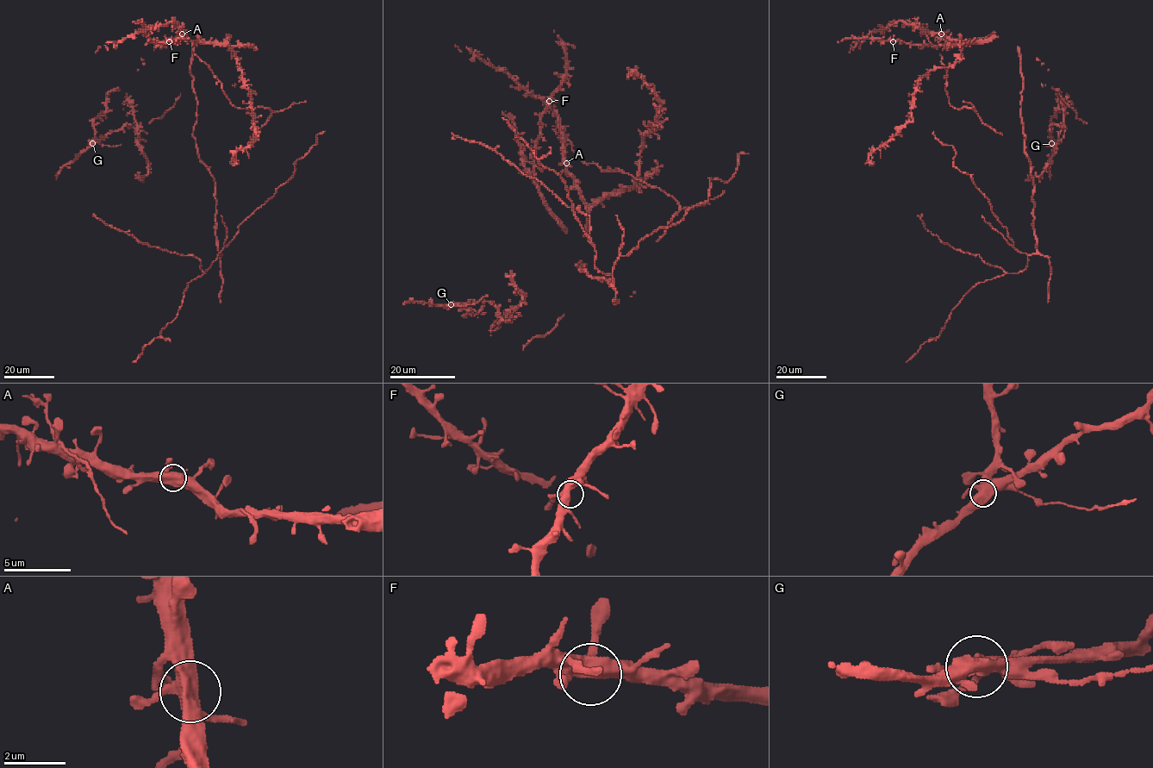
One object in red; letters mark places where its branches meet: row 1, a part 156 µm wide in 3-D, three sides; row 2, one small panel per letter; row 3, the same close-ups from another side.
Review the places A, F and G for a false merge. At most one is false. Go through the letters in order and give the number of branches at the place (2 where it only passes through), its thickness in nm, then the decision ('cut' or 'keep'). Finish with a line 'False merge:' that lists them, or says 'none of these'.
A: 4 branches meet; 500 nm thick; keep
F: 4 branches meet; 440 nm thick; keep
G: 4 branches meet; 500 nm thick; cut
False merge: G

